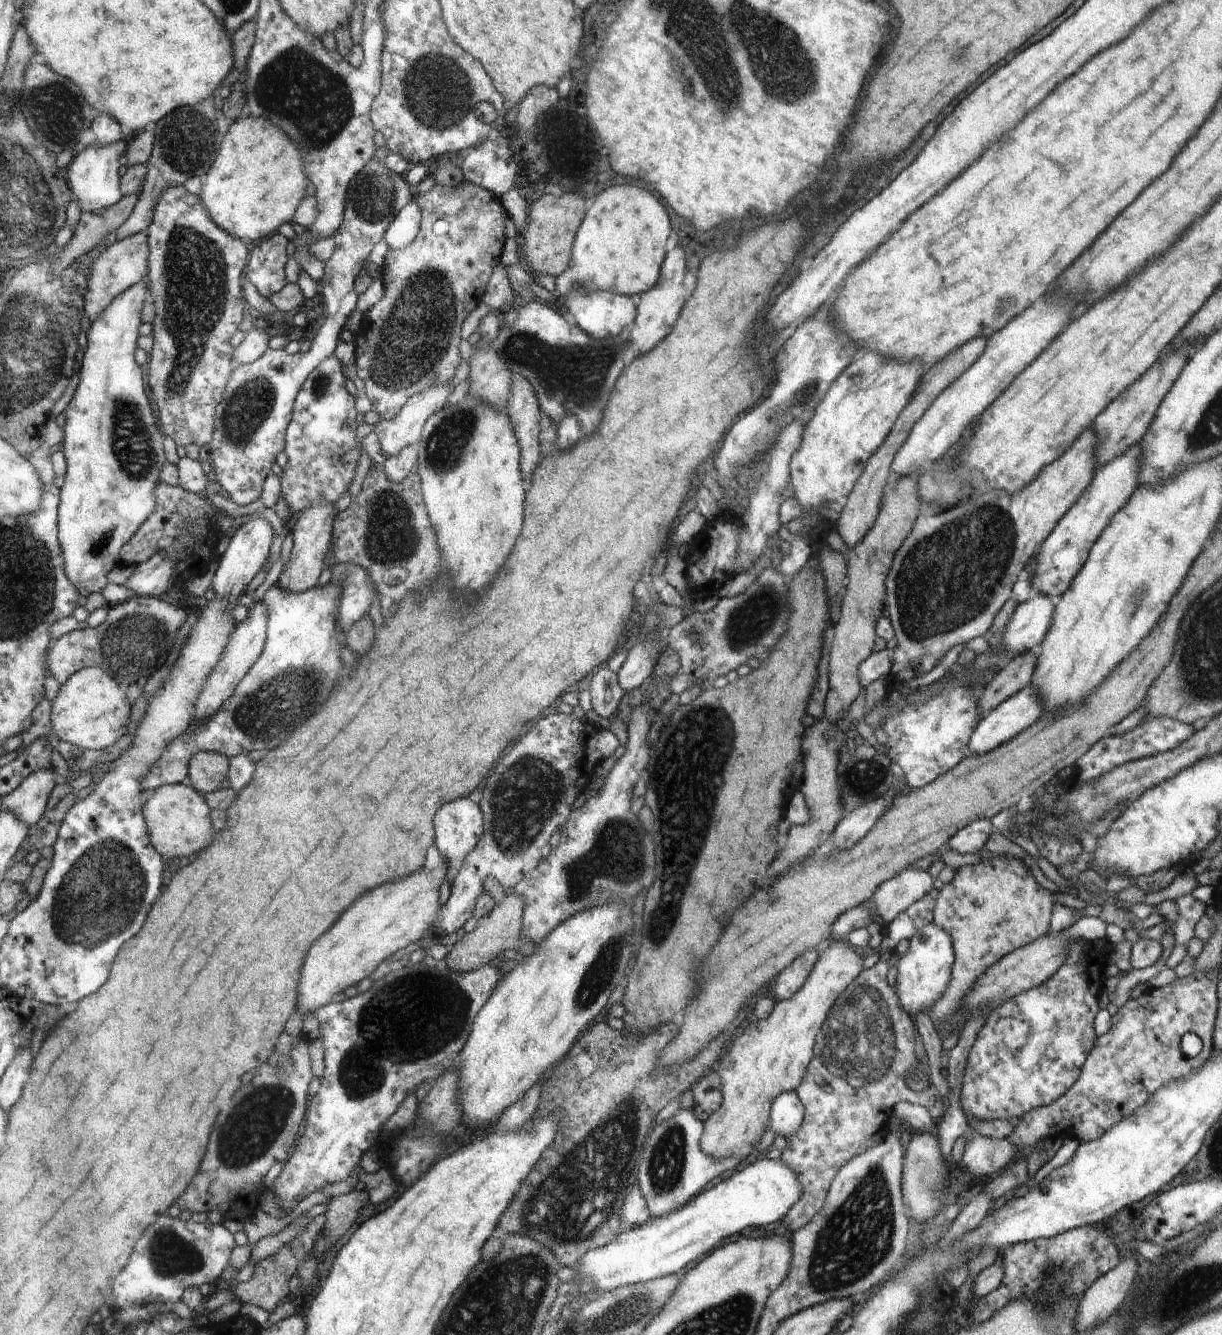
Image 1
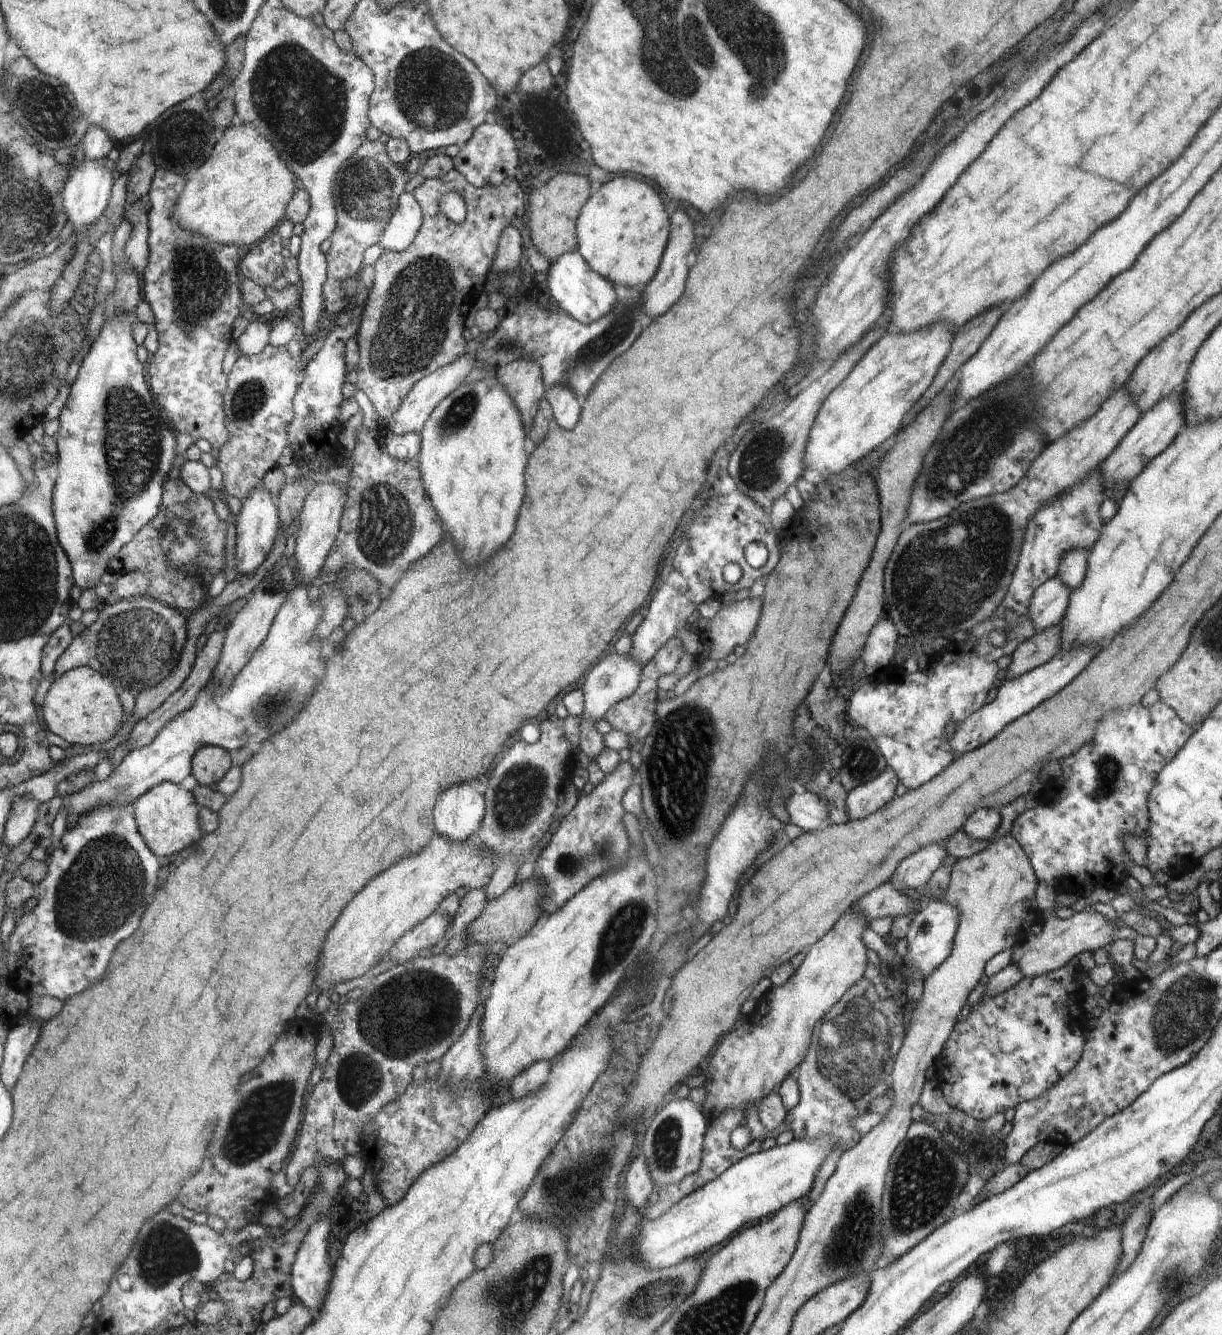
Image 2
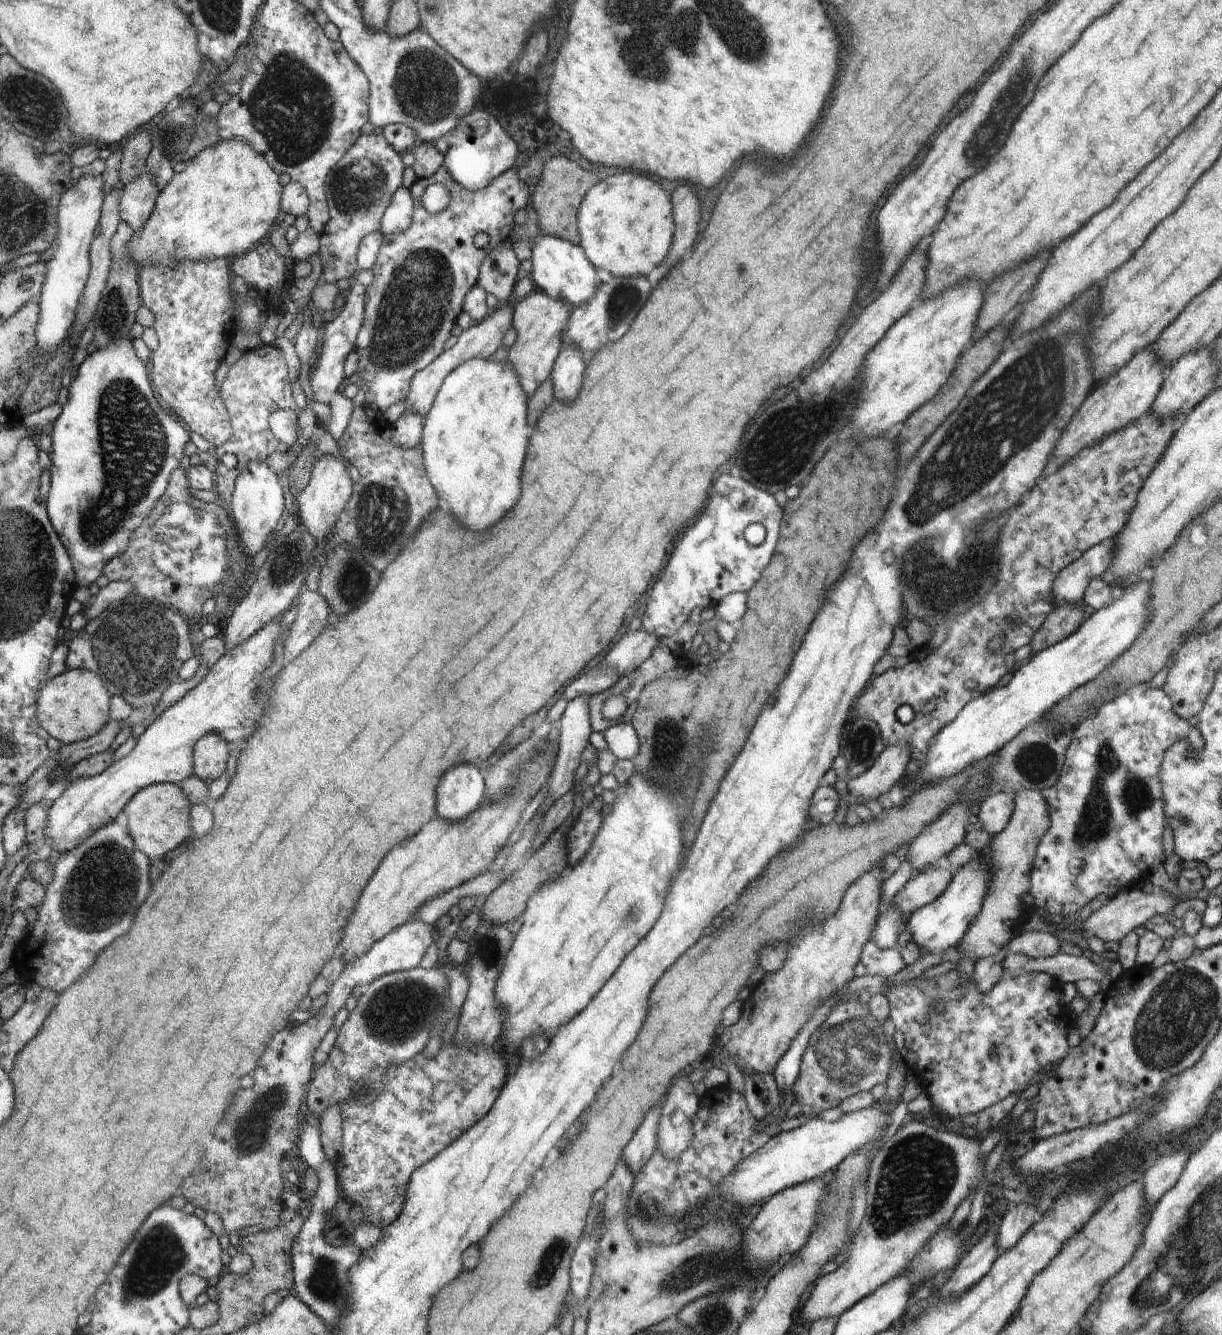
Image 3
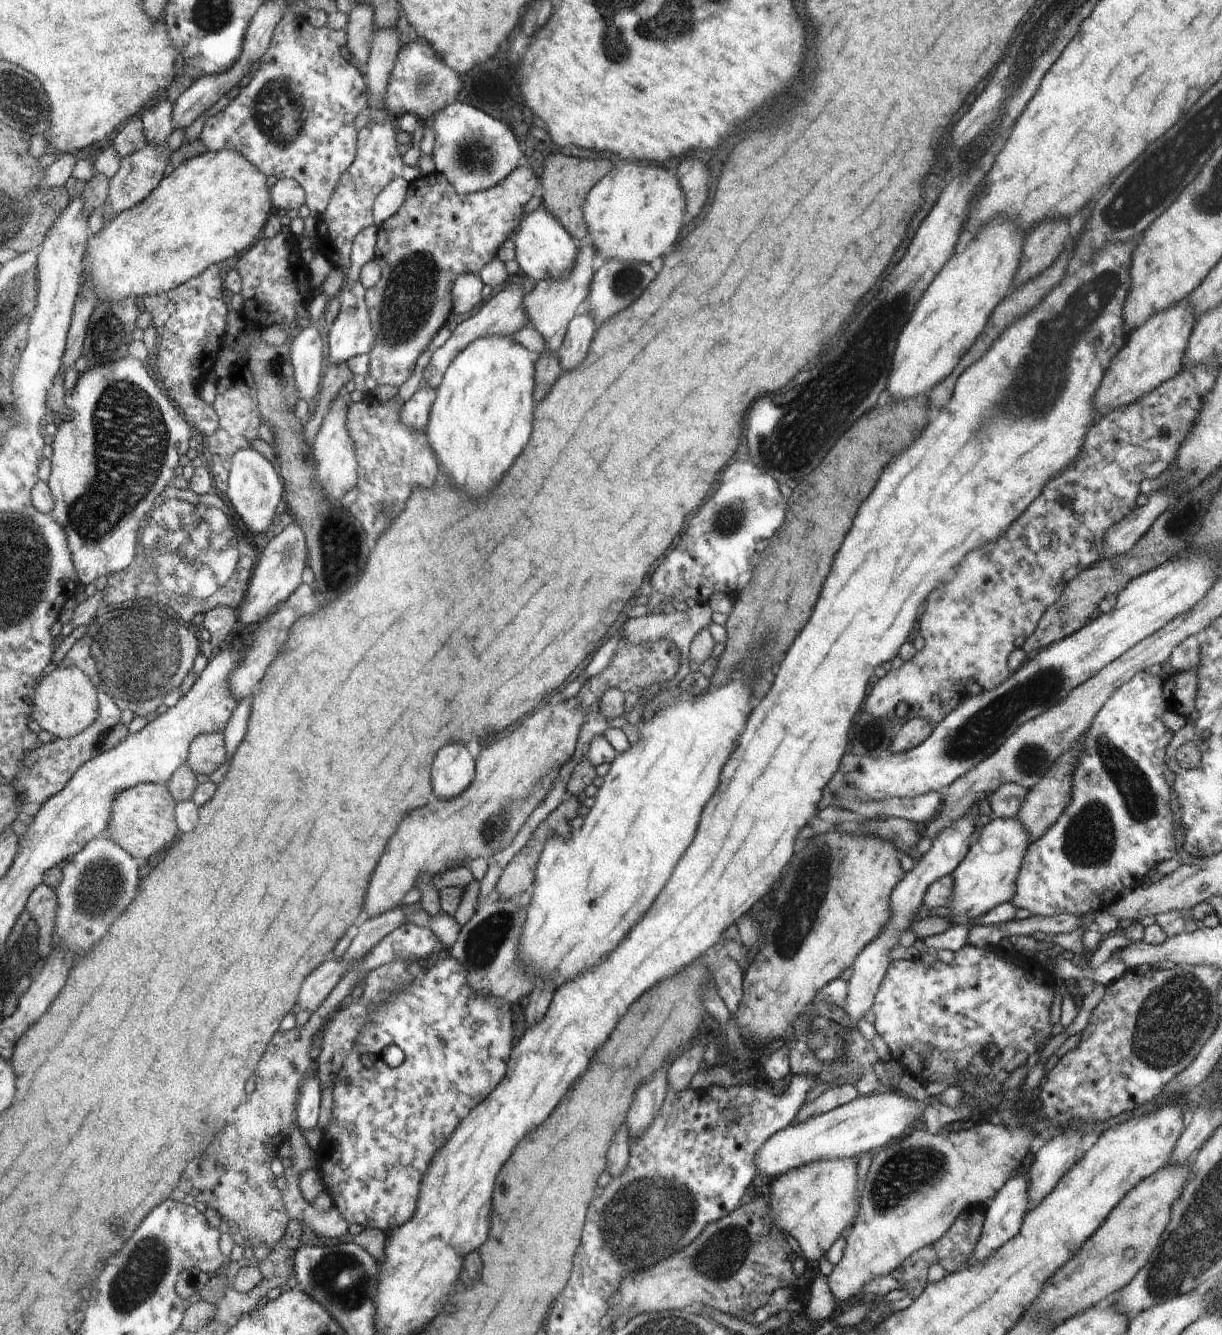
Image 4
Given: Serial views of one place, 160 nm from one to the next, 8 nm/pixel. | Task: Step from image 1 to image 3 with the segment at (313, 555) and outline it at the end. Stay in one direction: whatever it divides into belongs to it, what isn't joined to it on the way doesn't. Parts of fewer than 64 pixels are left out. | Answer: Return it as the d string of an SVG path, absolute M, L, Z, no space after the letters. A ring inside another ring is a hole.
M322 456L313 466L309 483L296 497L298 504L296 514L298 514L299 520L302 520L302 524L308 528L308 532L316 540L322 540L330 532L330 528L337 524L336 520L340 518L340 512L344 512L345 506L352 496L352 480L348 476L346 464L342 460L338 460L338 457Z

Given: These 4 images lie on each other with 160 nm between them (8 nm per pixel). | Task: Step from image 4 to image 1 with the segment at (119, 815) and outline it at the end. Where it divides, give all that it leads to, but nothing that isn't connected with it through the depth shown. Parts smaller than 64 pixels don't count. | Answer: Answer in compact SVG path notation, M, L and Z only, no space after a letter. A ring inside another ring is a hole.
M166 784L154 790L144 807L145 823L148 824L149 838L158 854L165 858L185 857L210 846L212 842L212 808L204 796L191 786Z

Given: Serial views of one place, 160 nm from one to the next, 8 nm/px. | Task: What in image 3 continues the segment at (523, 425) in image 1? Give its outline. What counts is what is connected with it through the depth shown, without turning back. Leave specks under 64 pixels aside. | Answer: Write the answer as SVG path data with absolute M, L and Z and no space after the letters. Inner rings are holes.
M540 290L516 302L512 328L517 330L517 341L509 348L506 362L520 376L521 386L528 400L552 376L553 366L560 356L561 344L564 342L562 334L568 327L571 312L569 304L550 298Z

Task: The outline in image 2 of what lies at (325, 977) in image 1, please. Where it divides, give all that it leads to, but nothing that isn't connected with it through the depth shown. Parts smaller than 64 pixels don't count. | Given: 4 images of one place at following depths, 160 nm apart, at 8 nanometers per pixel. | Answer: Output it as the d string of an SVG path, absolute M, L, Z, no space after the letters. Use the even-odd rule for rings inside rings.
M433 834L429 845L417 855L402 859L378 878L370 880L370 886L350 902L350 910L342 910L342 922L334 926L334 934L330 934L330 940L322 950L318 987L328 990L339 982L366 975L383 960L382 956L398 939L428 918L448 894L454 894L460 886L486 887L497 869L492 863L493 857L491 851L482 849L476 840L459 843Z

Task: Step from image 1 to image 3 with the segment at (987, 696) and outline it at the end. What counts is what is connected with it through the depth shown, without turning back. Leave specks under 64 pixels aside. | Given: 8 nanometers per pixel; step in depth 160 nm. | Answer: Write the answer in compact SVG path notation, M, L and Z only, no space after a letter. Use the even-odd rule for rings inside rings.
M1060 605L1048 614L1042 626L1034 633L1033 640L1029 644L1032 654L1042 652L1045 648L1063 641L1074 634L1085 621L1090 610L1082 605Z

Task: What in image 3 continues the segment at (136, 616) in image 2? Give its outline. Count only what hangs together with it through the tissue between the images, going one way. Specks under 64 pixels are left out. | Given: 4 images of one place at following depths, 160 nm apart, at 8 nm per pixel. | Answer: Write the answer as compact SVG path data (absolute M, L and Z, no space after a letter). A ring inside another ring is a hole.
M133 598L120 604L122 604L122 608L118 608L118 605L116 608L110 606L100 616L88 620L84 628L78 631L78 635L68 643L66 666L68 669L86 669L96 673L105 686L109 687L110 694L122 696L131 707L144 708L149 714L158 704L162 692L172 682L176 683L176 680L180 680L178 670L192 656L190 628L180 613L172 612L172 608L164 608L164 605L158 606L158 604L154 604L154 600Z

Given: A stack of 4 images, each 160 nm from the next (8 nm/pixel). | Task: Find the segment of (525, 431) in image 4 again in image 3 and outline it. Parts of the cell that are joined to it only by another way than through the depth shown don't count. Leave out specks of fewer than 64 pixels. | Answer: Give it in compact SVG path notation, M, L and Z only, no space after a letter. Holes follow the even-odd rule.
M470 359L463 362L457 369L454 369L445 381L441 384L440 392L433 402L432 408L429 413L423 418L423 431L420 441L420 446L424 454L425 469L428 472L429 479L431 480L434 488L438 494L442 494L442 498L448 502L448 510L460 520L466 522L466 526L470 526L470 530L490 530L496 522L500 522L508 510L518 502L520 498L520 474L522 474L522 464L526 460L526 448L528 448L528 440L532 430L528 428L528 396L526 396L524 388L521 386L520 376L509 365L506 360L504 362L493 362L490 359Z

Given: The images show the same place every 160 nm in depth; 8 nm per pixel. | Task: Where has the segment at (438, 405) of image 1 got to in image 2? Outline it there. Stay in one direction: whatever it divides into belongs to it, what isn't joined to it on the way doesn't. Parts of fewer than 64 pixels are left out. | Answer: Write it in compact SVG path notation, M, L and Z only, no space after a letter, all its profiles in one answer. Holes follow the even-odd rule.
M468 351L466 355L462 355L452 364L444 365L442 368L435 370L432 374L421 378L416 385L413 386L412 392L408 394L400 404L397 412L393 414L393 421L388 425L388 435L405 435L406 433L421 434L421 430L425 426L425 422L429 420L434 409L453 393L462 383L466 381L466 376L470 371L476 359Z

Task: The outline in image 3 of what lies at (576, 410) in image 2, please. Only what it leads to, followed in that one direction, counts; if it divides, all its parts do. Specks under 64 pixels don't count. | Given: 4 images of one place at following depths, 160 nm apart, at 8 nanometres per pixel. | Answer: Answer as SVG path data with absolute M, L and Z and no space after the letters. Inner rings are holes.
M562 347L560 356L556 358L553 366L552 379L553 393L556 400L572 404L578 398L582 378L584 378L583 352L577 347Z

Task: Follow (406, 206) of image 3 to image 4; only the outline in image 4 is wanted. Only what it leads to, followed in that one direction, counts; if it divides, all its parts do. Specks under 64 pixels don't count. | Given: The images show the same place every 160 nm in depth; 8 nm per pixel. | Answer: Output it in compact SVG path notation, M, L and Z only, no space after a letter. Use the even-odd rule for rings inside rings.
M398 176L388 186L384 187L384 190L376 197L372 206L374 225L382 226L383 222L391 219L401 209L402 204L405 202L408 183L408 180Z

